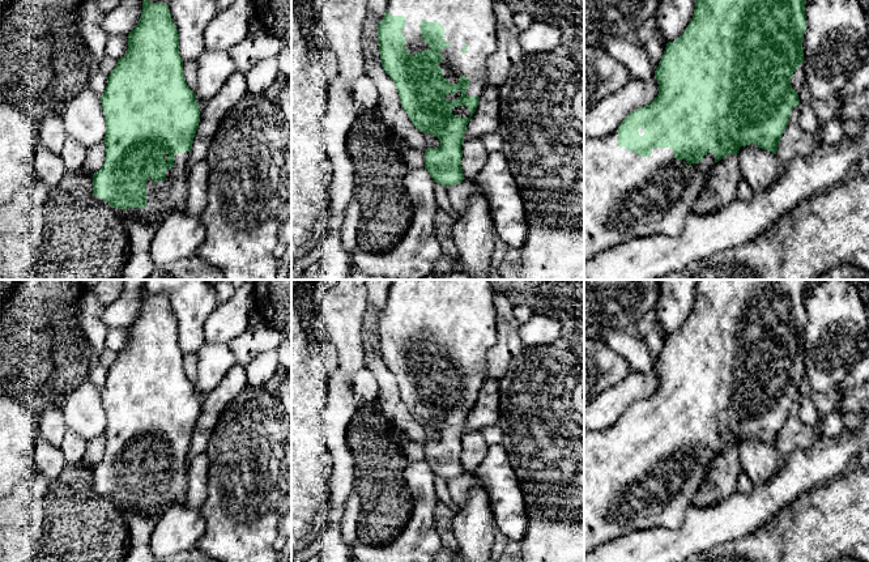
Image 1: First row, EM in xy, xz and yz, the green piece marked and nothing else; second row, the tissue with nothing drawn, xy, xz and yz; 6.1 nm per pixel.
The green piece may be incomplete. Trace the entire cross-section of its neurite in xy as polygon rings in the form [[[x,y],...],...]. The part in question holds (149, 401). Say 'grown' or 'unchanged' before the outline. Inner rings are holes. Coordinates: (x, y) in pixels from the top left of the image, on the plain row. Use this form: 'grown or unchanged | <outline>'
grown | [[[144,290],[140,314],[128,327],[125,348],[118,352],[107,370],[101,396],[106,410],[106,450],[101,463],[93,467],[94,493],[120,508],[127,519],[135,514],[161,515],[171,506],[184,502],[188,489],[186,456],[201,412],[201,400],[184,371],[179,327],[167,297],[150,295]]]

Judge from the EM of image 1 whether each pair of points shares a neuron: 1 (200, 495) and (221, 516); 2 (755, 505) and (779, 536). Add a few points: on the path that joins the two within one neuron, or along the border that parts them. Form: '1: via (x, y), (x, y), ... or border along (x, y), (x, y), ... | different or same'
1: border along (209, 469), (208, 495), (199, 509) | different
2: border along (792, 502), (741, 537) | different

